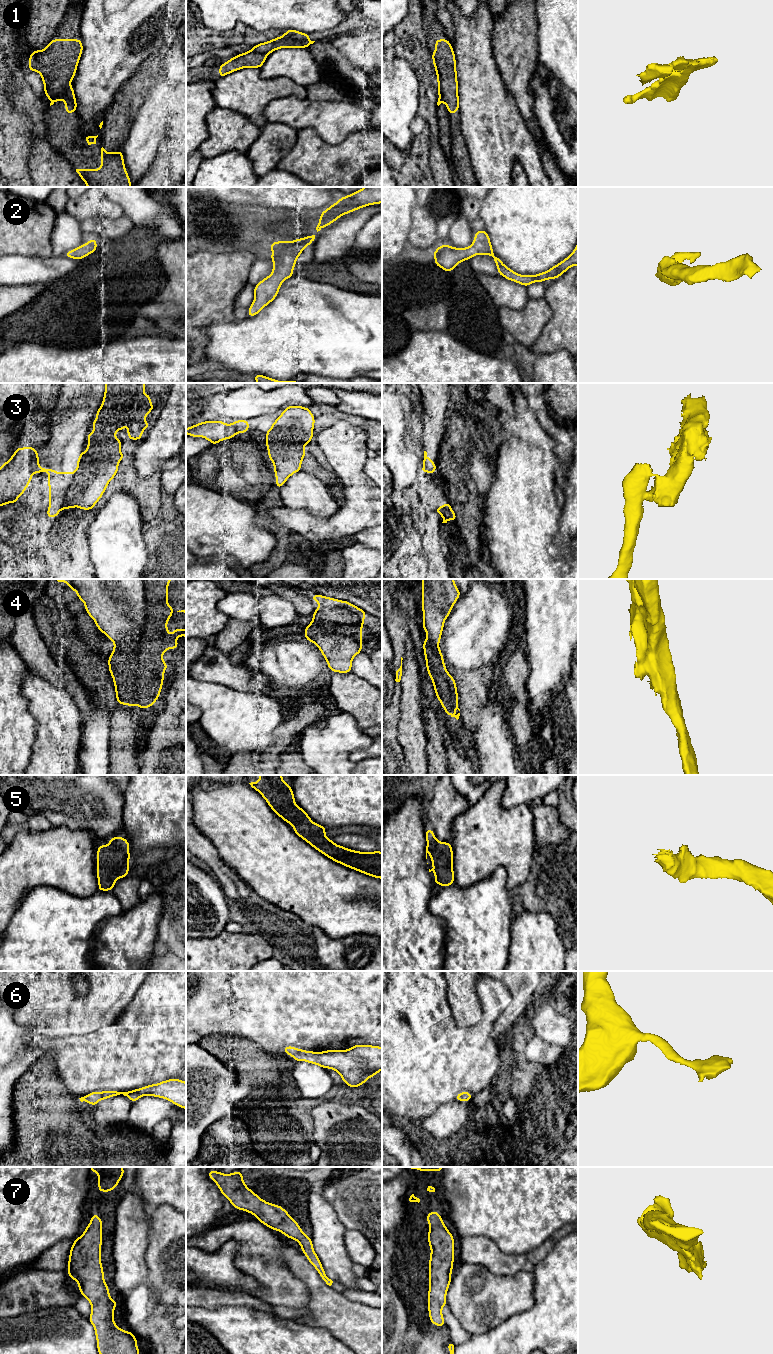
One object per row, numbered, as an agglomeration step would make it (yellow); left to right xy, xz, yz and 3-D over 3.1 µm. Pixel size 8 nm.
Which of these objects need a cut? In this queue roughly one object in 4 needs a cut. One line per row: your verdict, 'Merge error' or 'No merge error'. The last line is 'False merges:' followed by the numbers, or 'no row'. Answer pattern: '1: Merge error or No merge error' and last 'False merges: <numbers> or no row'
1: Merge error
2: No merge error
3: Merge error
4: Merge error
5: No merge error
6: No merge error
7: No merge error
False merges: 1, 3, 4

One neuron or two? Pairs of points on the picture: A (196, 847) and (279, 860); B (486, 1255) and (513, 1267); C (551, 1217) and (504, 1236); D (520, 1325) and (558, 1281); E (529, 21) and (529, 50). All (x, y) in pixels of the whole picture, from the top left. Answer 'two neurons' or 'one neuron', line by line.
A: two neurons
B: one neuron
C: one neuron
D: one neuron
E: one neuron

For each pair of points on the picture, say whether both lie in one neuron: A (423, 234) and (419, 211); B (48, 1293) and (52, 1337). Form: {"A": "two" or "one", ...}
{"A": "one", "B": "two"}

